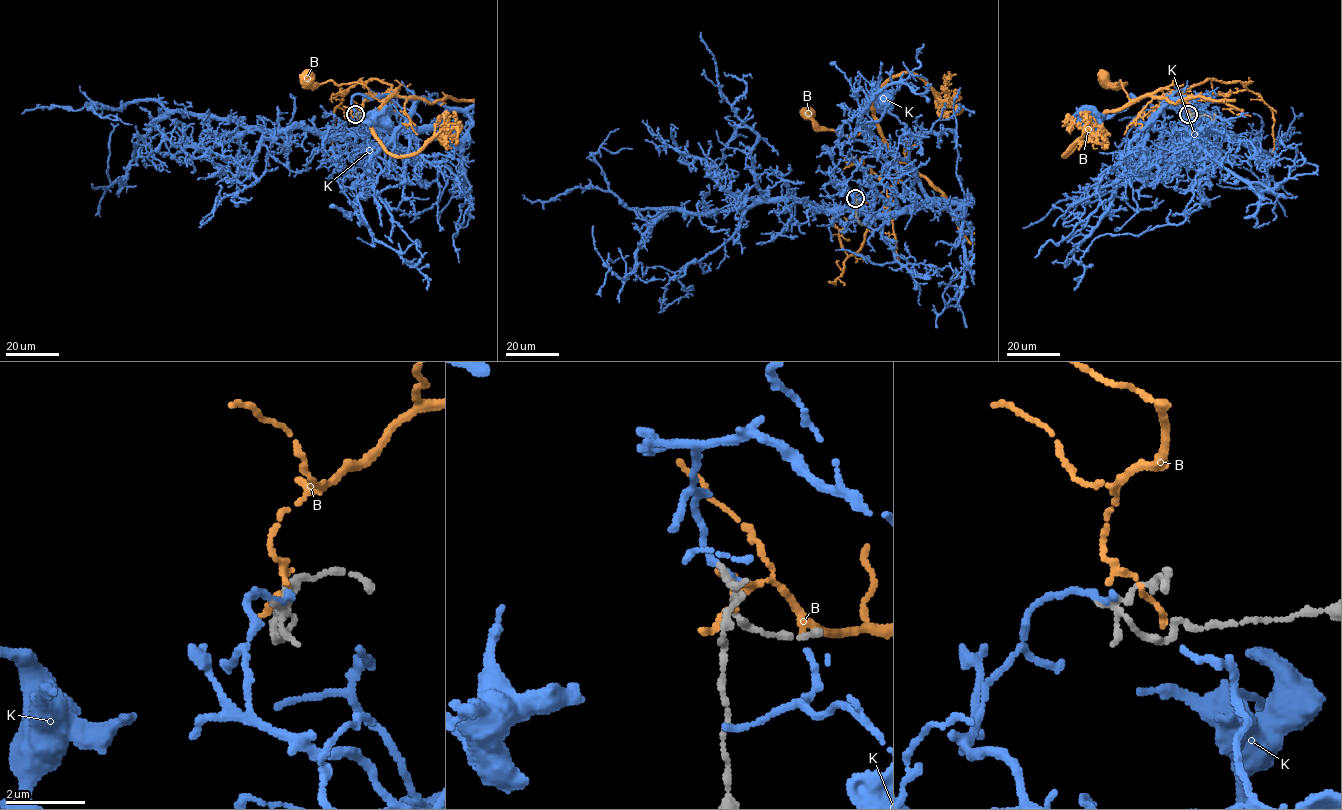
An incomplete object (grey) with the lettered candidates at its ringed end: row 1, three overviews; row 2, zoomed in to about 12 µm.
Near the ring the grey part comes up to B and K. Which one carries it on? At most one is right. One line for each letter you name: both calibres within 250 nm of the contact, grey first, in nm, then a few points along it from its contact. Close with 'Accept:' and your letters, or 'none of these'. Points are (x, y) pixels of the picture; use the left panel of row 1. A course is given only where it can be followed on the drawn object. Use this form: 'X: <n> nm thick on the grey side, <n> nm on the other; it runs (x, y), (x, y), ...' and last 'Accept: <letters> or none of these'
Accept: none of these

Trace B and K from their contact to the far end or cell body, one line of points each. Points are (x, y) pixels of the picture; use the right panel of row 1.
B: (1191, 113), (1193, 99), (1178, 93), (1158, 89), (1131, 101), (1122, 87), (1126, 82), (1105, 82)
K: (1189, 114), (1181, 124), (1203, 128), (1196, 126), (1185, 98), (1130, 94), (1113, 115), (1092, 117)

